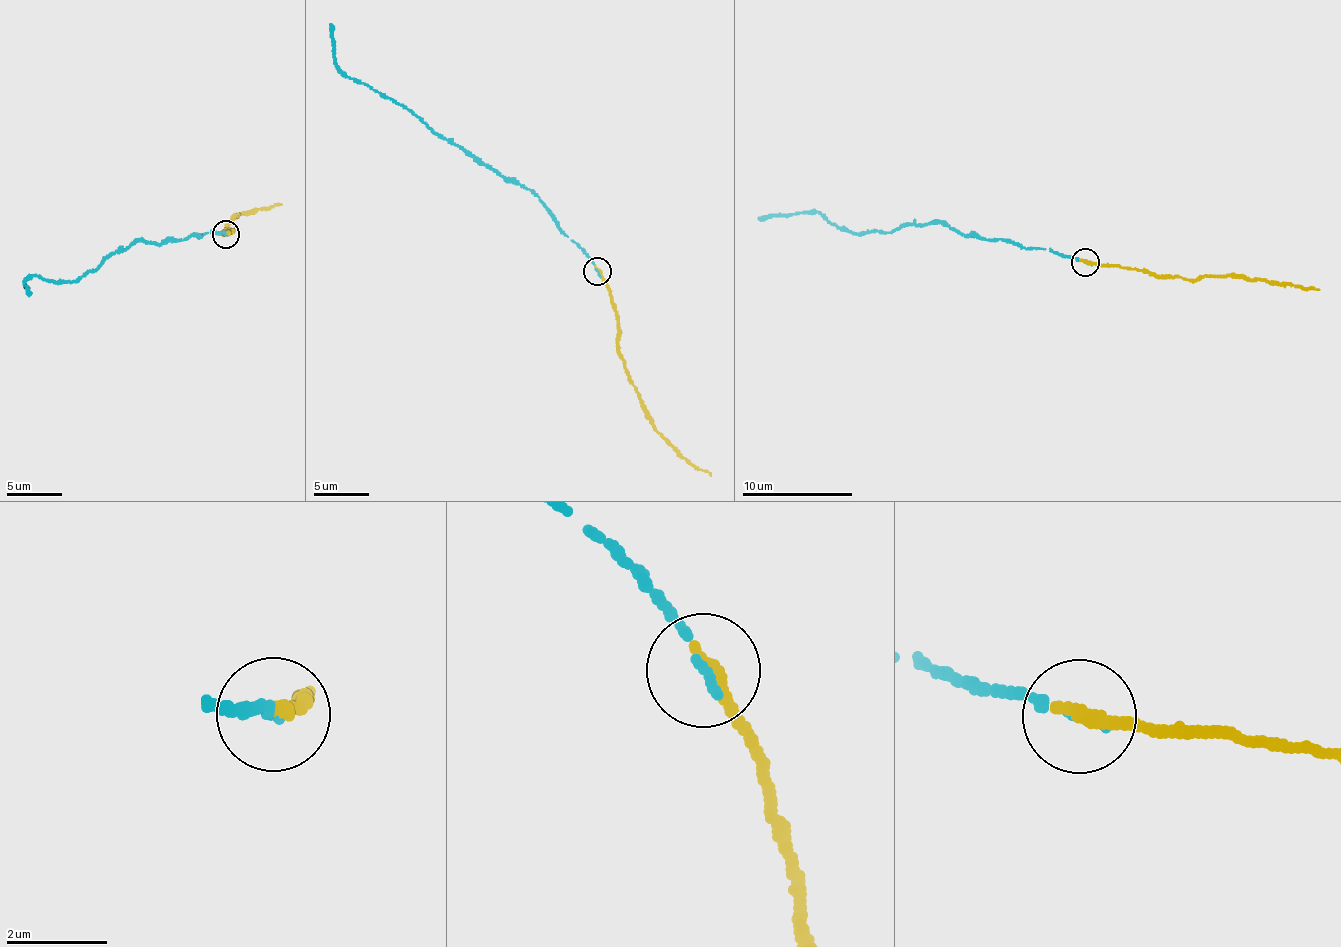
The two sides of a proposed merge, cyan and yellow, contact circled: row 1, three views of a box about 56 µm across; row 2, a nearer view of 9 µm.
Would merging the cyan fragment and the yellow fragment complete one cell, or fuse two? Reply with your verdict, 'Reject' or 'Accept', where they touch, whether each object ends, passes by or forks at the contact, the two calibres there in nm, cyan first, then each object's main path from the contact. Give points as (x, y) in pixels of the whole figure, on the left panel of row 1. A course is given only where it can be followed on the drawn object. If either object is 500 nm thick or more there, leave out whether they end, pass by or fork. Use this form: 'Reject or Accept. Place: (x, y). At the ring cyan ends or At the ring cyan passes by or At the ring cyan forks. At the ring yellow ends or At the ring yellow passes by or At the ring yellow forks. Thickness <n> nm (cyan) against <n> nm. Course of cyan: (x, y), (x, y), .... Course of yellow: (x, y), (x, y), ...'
Accept. Place: (225, 234). At the ring cyan ends. At the ring yellow ends. Thickness 240 nm (cyan) against 320 nm. Course of cyan: (226, 234), (210, 231), (130, 243), (79, 278), (57, 283), (36, 276), (24, 280), (27, 294). Course of yellow: (226, 232), (232, 229), (221, 231), (234, 216), (281, 204)

